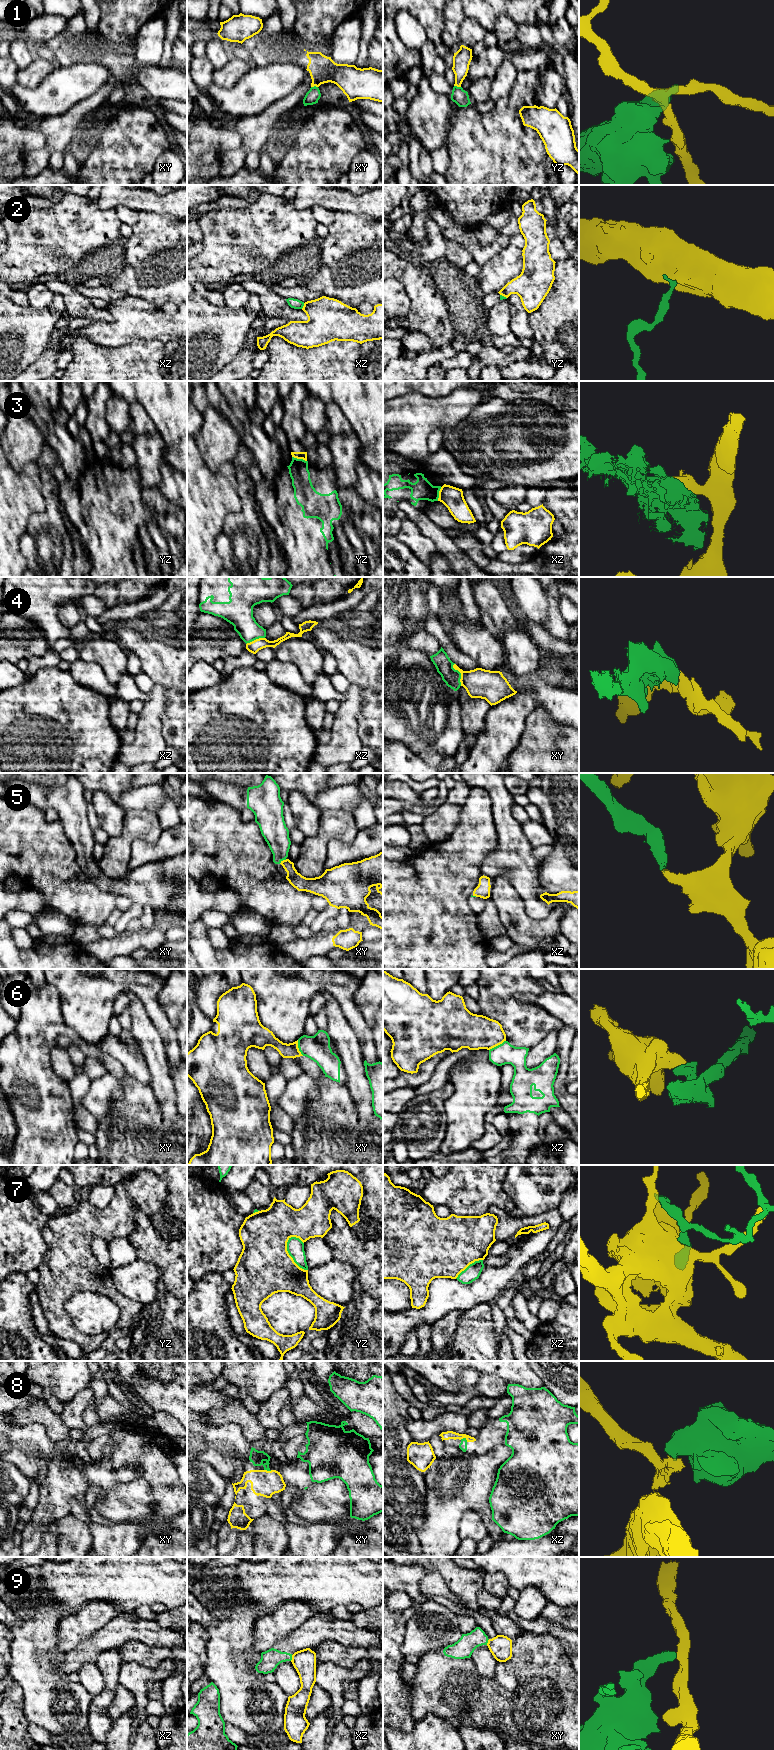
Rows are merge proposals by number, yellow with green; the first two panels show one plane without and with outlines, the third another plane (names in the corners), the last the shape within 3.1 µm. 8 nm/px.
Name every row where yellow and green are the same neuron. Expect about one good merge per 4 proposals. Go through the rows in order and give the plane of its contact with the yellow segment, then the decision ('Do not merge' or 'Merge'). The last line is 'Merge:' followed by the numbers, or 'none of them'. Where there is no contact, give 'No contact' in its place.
1: Touches yellow in xy. Do not merge
2: Touches yellow in xz. Do not merge
3: Touches yellow in yz. Do not merge
4: Touches yellow in xy. Do not merge
5: Touches yellow in xy. Merge
6: Touches yellow in xz. Do not merge
7: Touches yellow in yz. Do not merge
8: Touches yellow in xz. Merge
9: Touches yellow in xz. Do not merge
Merge: 5, 8

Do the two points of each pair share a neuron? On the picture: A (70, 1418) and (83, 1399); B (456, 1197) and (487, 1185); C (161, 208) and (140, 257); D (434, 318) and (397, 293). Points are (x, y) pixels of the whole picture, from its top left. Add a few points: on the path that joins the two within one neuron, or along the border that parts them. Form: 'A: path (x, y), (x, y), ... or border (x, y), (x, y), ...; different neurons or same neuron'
A: path (72, 1413), (78, 1404); same neuron
B: path (464, 1191), (472, 1185), (479, 1185); same neuron
C: border (140, 211), (167, 213), (176, 217); different neurons
D: border (398, 280), (409, 300), (409, 312), (399, 320); different neurons

